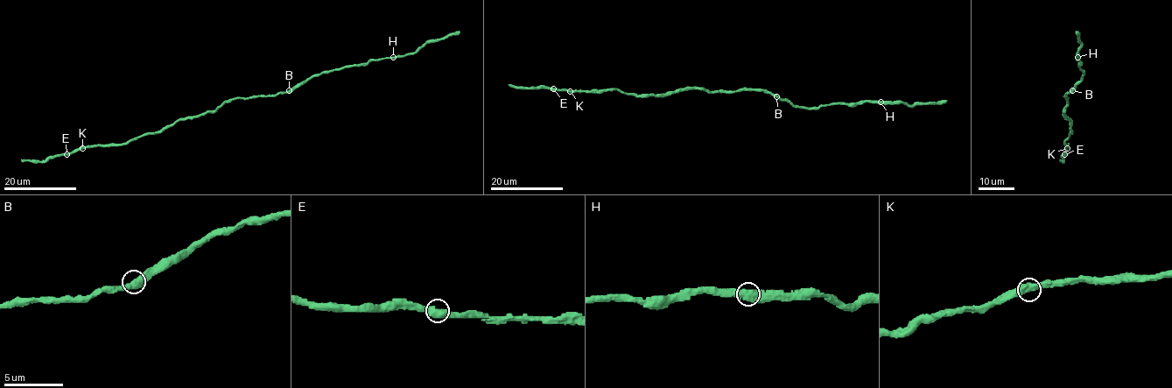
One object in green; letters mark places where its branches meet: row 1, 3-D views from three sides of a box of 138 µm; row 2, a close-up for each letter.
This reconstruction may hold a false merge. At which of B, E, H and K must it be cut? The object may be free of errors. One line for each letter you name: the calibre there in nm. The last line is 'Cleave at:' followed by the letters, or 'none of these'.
Cleave at: none of these

